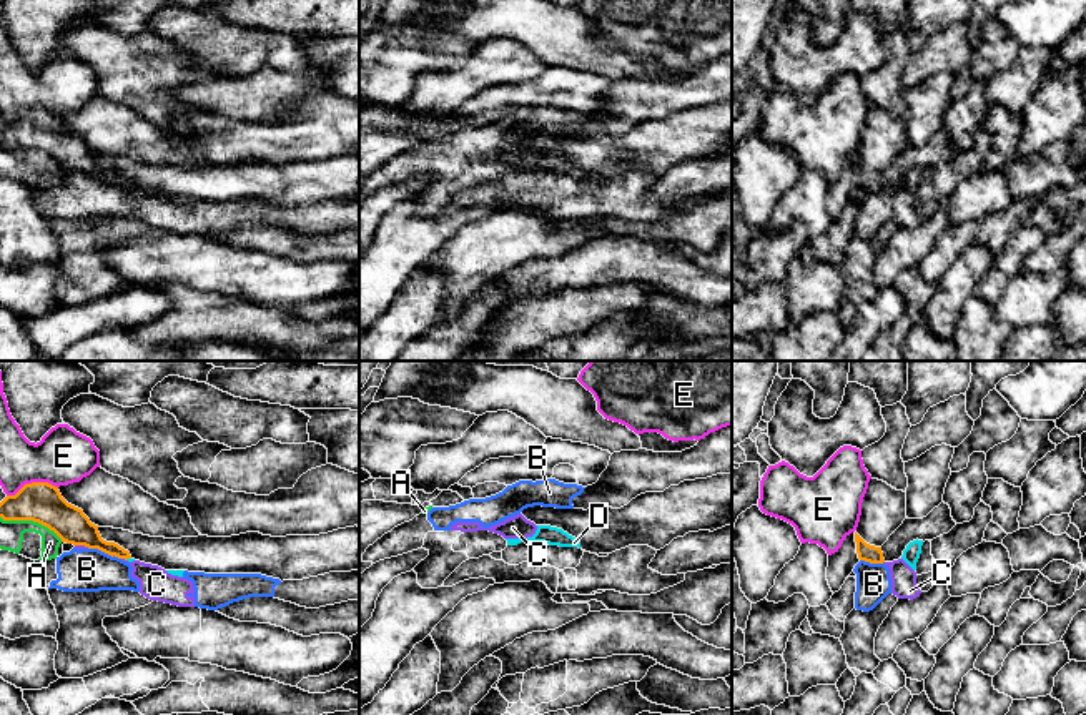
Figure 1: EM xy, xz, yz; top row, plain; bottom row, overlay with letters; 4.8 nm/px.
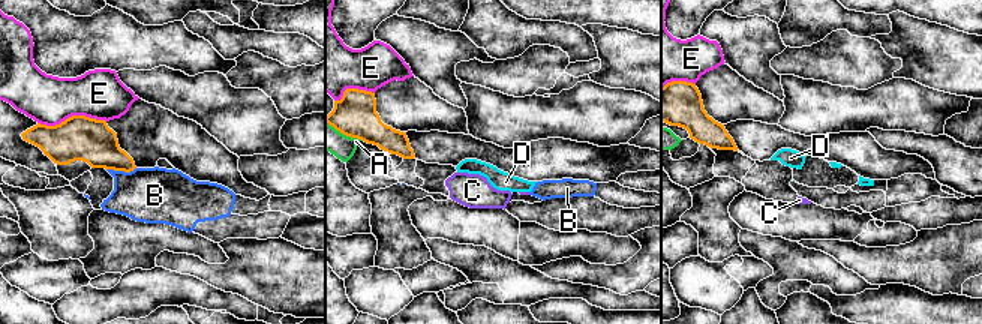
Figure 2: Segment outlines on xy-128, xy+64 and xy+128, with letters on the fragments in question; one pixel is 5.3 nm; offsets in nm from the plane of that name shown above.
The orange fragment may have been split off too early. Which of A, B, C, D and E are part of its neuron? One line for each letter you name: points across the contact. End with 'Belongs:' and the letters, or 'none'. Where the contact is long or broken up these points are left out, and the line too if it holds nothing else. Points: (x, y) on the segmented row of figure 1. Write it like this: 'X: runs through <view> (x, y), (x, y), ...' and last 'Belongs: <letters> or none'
Belongs: none

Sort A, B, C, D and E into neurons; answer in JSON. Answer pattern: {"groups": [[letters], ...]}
{"groups": [["A"], ["B", "C", "D"], ["E"]]}

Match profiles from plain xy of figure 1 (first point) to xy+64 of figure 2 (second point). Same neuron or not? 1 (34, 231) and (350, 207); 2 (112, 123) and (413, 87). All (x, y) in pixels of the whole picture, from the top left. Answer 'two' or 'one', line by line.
1: one
2: one

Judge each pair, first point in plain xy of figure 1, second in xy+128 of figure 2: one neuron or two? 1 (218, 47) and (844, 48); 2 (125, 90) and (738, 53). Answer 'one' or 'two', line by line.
1: two
2: one

